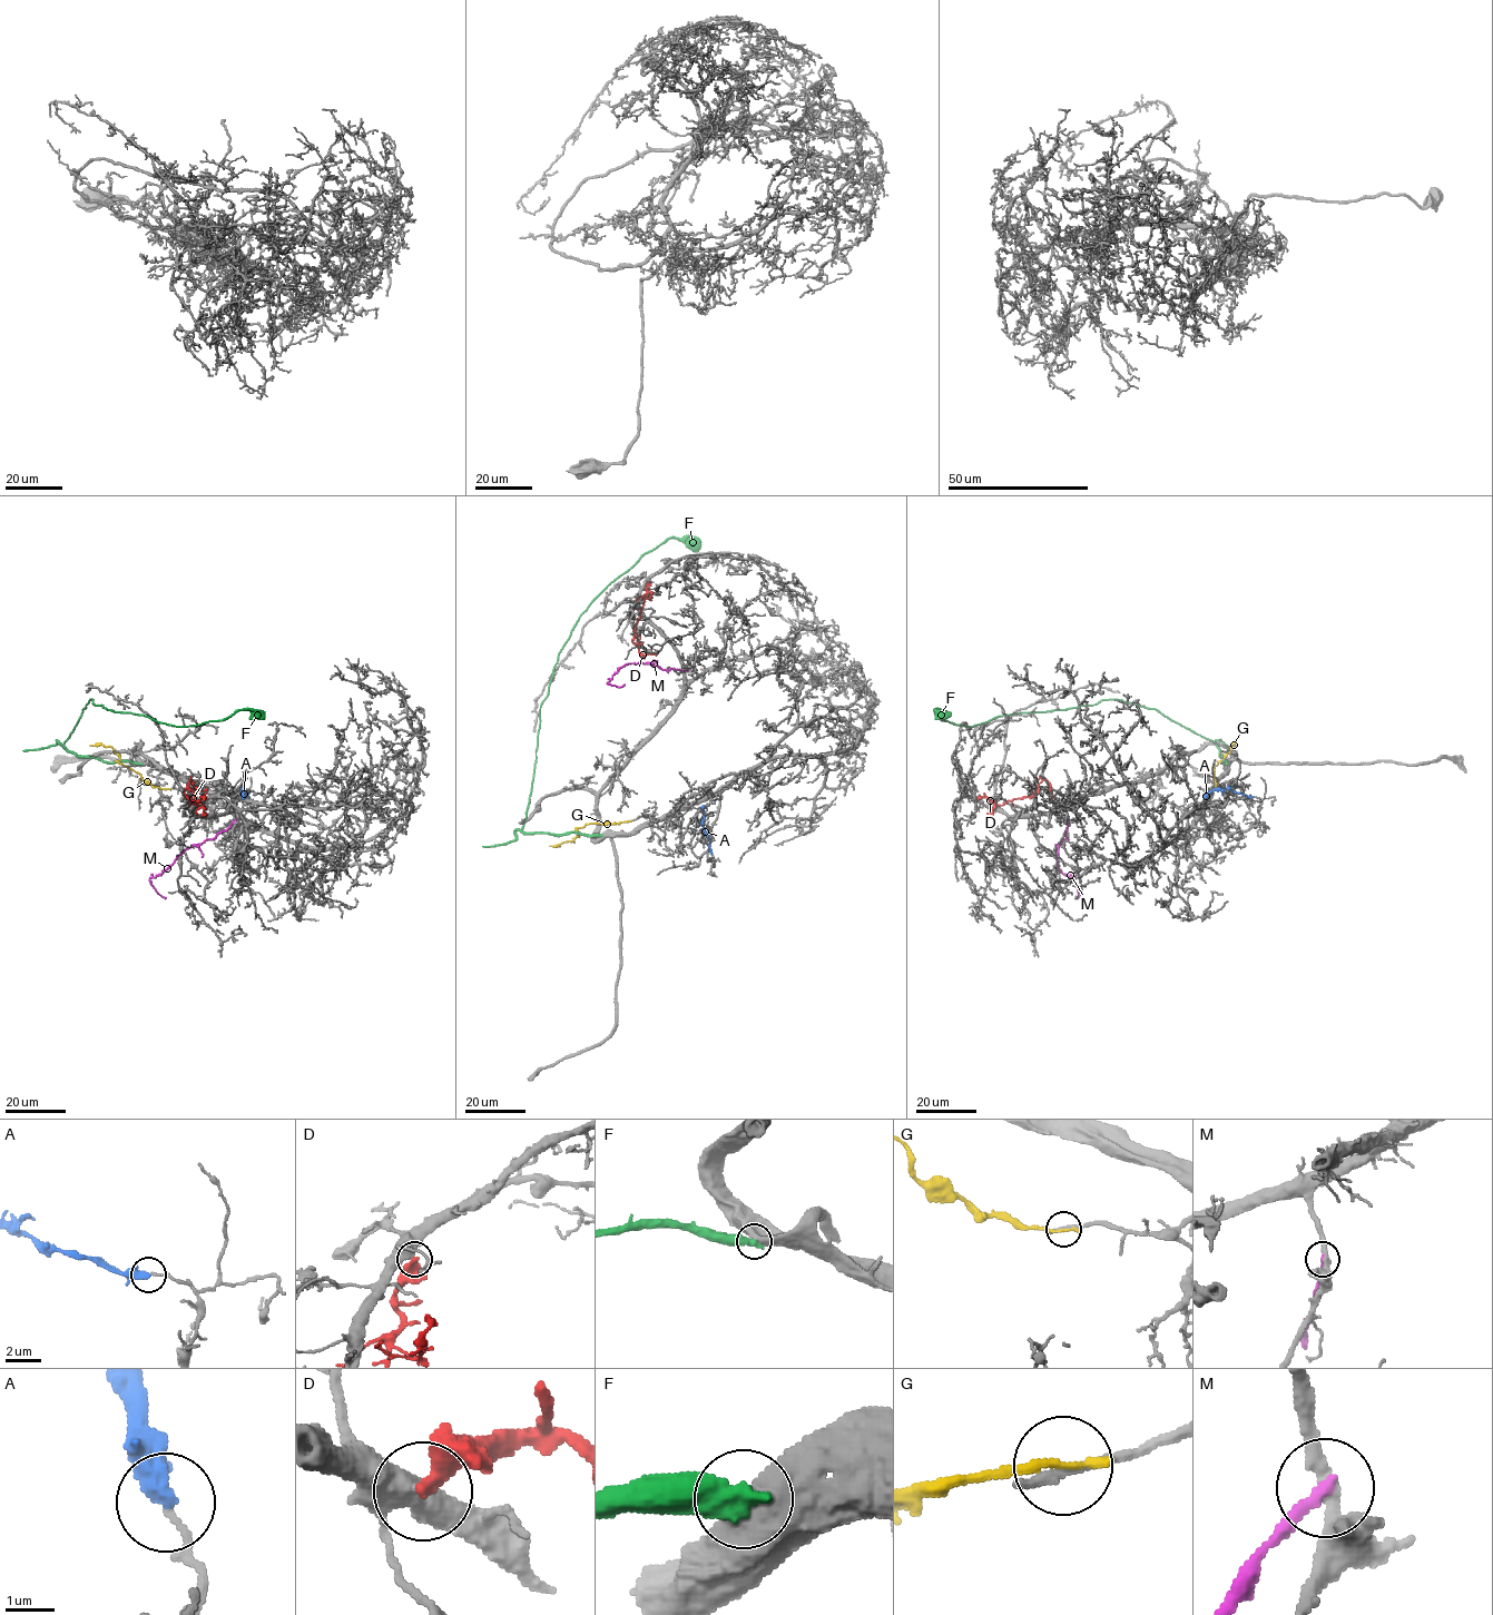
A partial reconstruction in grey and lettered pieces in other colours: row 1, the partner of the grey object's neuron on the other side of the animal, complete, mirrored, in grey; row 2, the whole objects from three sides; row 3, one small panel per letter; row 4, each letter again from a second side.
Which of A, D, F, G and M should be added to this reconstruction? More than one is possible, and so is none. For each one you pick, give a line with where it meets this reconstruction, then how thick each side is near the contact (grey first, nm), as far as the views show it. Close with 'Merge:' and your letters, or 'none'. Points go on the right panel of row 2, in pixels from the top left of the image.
Merge: none

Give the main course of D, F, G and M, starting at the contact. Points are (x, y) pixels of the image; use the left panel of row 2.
D: (204, 799), (200, 797), (196, 805), (184, 790), (189, 779), (196, 788), (207, 788)
F: (140, 764), (78, 757), (64, 745), (91, 699), (106, 709), (172, 725), (223, 720), (243, 710), (264, 718)
G: (167, 789), (147, 784), (140, 774), (117, 761), (119, 757), (110, 747), (90, 746)
M: (235, 820), (214, 838), (185, 848), (161, 874), (149, 879), (150, 884), (166, 898)

